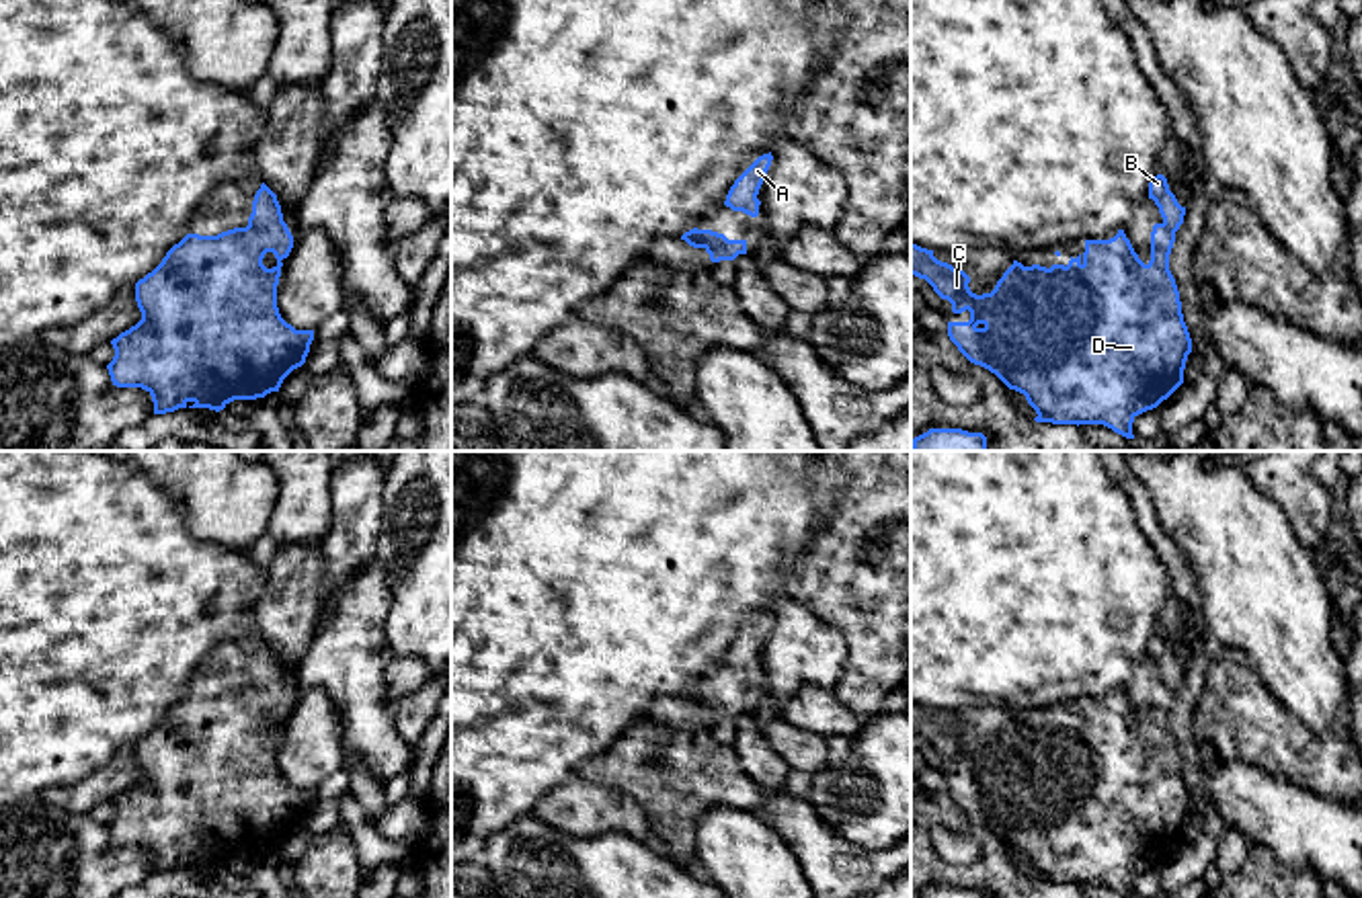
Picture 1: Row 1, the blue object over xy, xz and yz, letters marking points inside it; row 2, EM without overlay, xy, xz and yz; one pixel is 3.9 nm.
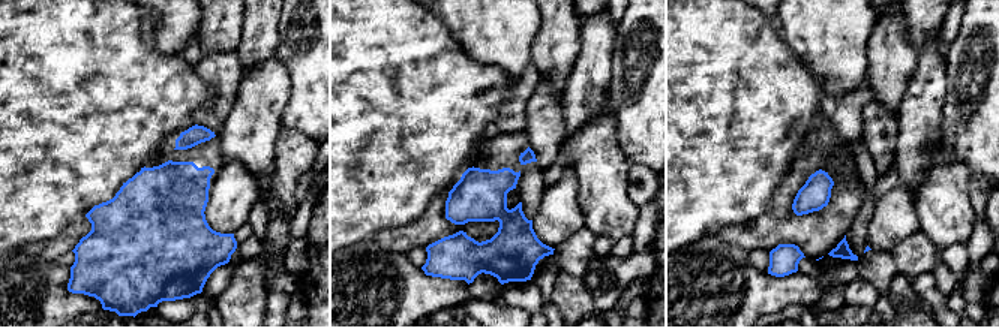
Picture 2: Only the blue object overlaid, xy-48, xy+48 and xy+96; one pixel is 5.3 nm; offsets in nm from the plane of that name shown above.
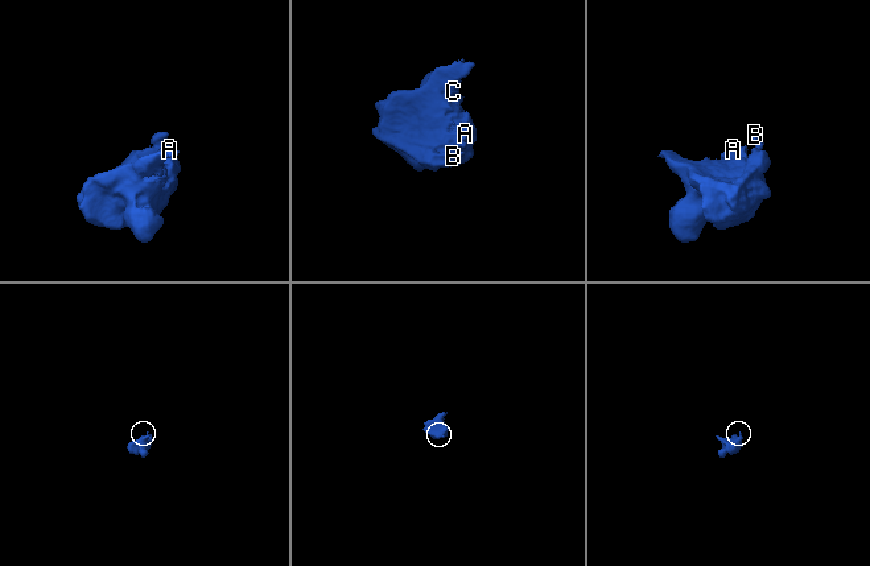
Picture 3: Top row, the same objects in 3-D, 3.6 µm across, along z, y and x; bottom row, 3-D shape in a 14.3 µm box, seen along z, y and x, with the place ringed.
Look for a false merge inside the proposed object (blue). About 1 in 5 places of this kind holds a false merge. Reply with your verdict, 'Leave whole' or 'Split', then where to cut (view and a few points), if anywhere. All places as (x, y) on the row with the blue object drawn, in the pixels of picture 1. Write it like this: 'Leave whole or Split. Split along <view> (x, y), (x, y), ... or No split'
Leave whole. No split

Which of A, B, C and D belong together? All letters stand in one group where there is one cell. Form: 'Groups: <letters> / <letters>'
Groups: A B C D

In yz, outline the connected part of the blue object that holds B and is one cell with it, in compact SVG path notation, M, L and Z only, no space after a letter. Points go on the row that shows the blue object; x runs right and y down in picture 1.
M1157 174L1149 199L1163 217L1151 232L1151 260L1145 264L1124 230L1110 240L1085 240L1085 252L1069 264L1050 269L1013 264L991 293L970 291L970 277L933 256L933 250L911 244L911 275L925 279L952 303L954 314L970 312L968 322L948 322L948 336L974 365L995 373L1009 390L1026 396L1036 422L1104 424L1134 439L1132 422L1157 408L1181 383L1192 338L1181 314L1179 291L1169 271L1175 232L1186 207Z

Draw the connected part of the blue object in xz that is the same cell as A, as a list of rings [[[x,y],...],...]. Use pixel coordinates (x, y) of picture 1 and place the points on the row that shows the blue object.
[[[771,152],[759,156],[730,187],[724,205],[732,211],[743,211],[751,217],[759,215],[761,201],[757,199],[763,180],[767,178],[767,170],[771,166]]]

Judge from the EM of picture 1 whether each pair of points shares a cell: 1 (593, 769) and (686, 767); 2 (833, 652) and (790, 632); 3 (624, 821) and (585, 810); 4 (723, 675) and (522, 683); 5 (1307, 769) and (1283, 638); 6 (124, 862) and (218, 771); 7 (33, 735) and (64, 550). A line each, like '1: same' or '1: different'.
1: same
2: same
3: same
4: different
5: different
6: different
7: same

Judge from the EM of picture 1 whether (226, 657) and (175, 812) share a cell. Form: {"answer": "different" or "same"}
{"answer": "same"}

